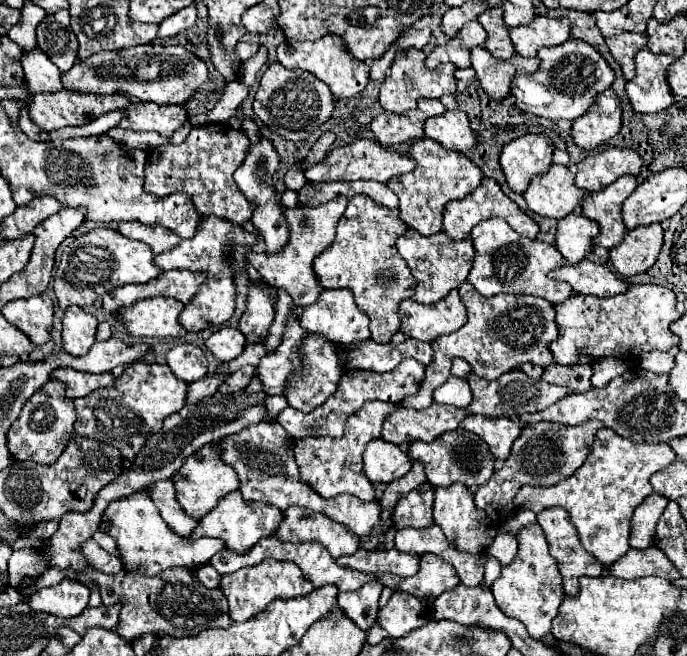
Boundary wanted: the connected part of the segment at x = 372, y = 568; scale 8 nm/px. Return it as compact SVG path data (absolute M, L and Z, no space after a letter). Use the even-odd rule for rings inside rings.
M396 548L392 550L358 550L352 556L340 556L336 558L340 566L348 566L352 570L360 572L392 572L400 578L416 574L418 556L412 556L408 552L400 552Z

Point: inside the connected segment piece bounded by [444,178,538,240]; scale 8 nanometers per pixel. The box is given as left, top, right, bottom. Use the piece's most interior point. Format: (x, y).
(460, 216)

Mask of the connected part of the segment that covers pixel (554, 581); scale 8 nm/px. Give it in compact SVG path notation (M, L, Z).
M530 524L520 530L518 554L512 564L502 566L500 578L492 584L492 594L498 608L506 616L520 620L534 640L542 640L550 634L550 622L558 614L558 606L564 600L564 590L560 586L560 572L556 560L550 556L544 532L538 524Z

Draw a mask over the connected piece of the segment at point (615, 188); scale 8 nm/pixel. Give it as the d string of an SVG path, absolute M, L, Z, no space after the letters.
M620 176L610 186L590 192L584 198L582 214L592 218L600 226L598 238L594 238L596 246L614 248L626 234L626 226L622 222L622 202L636 190L636 176Z

